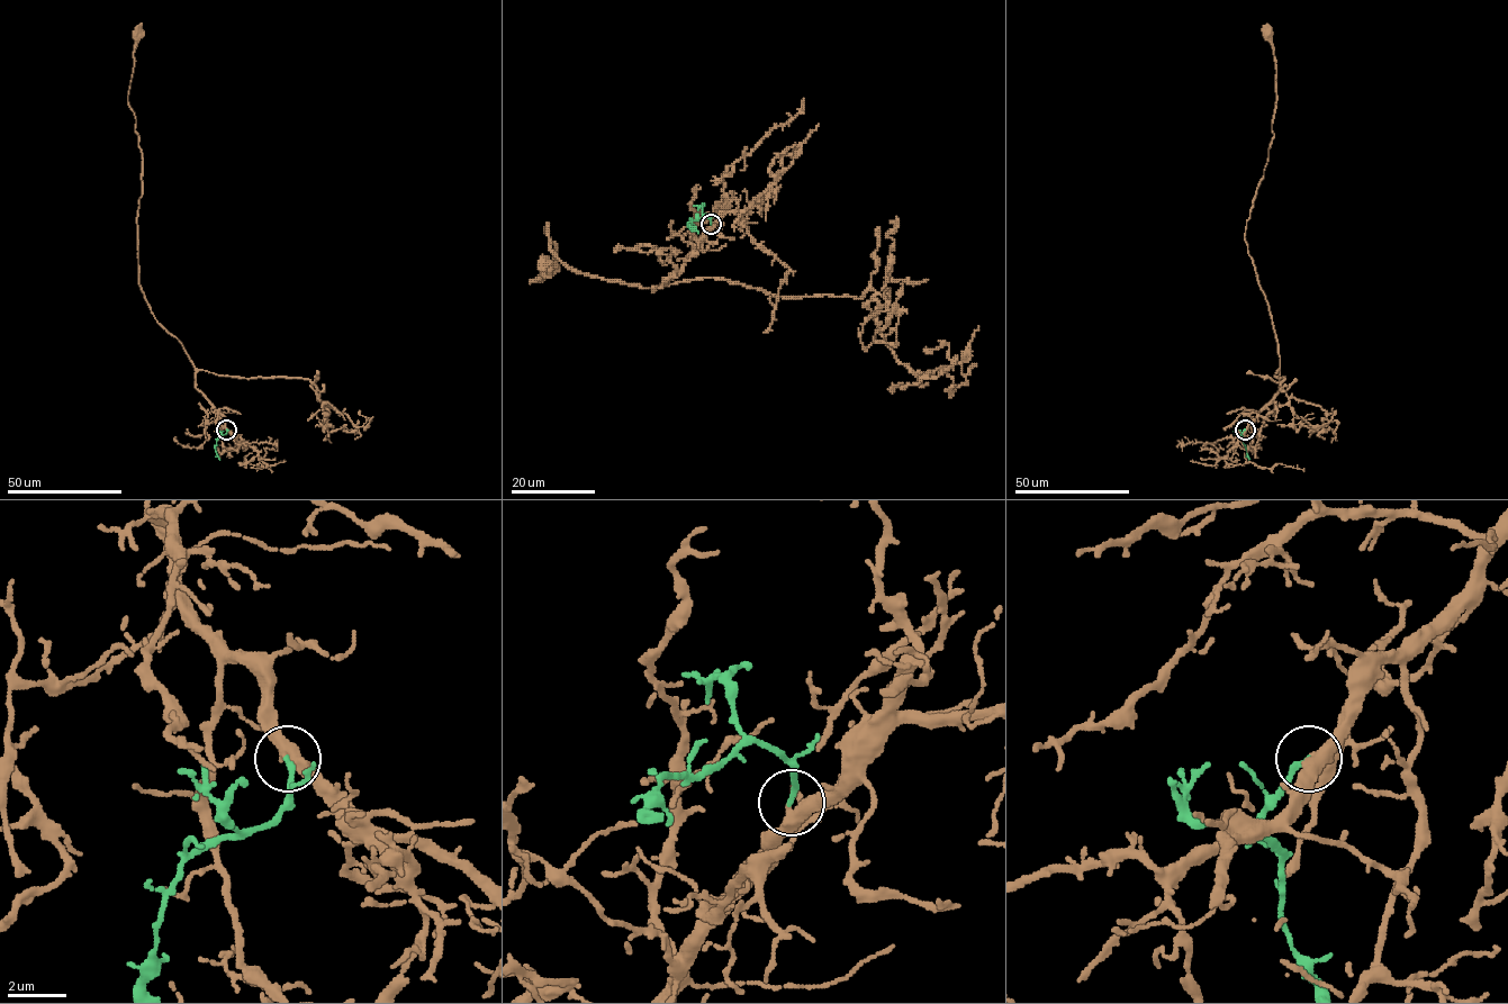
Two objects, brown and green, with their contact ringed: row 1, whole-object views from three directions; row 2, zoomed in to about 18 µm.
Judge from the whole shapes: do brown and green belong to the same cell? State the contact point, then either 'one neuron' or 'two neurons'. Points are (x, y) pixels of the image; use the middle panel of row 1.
place (711, 224); one neuron

